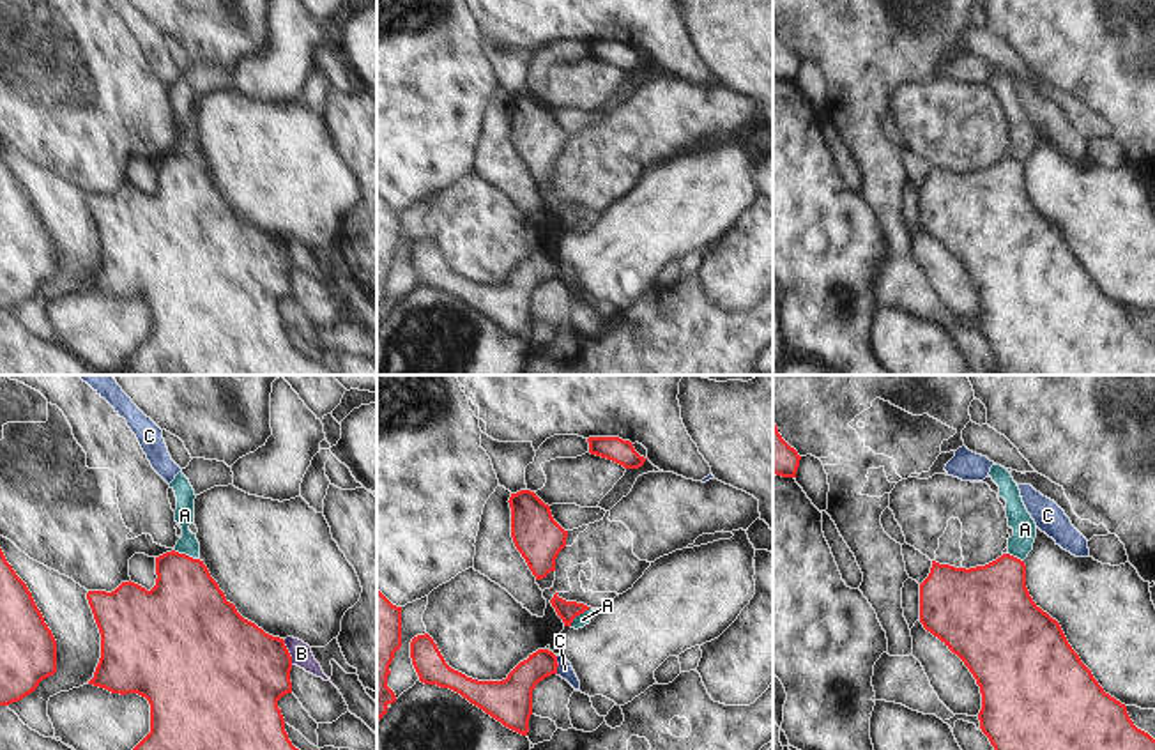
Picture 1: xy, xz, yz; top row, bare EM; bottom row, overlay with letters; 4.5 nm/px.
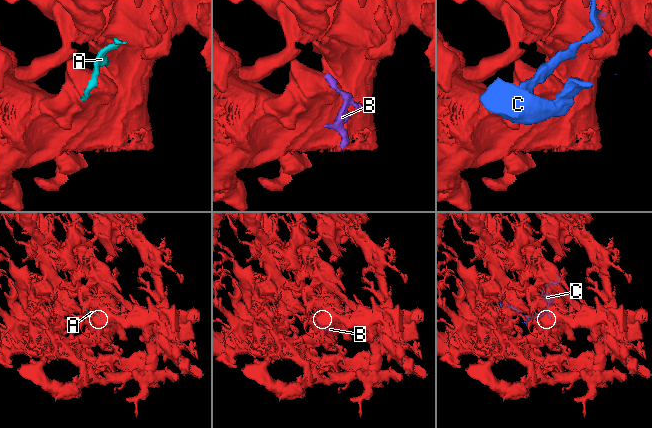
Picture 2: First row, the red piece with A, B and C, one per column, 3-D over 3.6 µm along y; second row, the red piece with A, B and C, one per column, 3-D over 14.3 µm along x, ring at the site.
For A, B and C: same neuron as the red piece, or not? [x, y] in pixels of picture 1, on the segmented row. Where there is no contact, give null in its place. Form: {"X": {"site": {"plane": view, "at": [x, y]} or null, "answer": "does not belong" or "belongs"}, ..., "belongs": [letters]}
{"A": {"site": {"plane": "xy", "at": [184, 554]}, "answer": "does not belong"}, "B": {"site": {"plane": "xy", "at": [287, 651]}, "answer": "does not belong"}, "C": {"site": {"plane": "xz", "at": [558, 664]}, "answer": "does not belong"}, "belongs": []}

